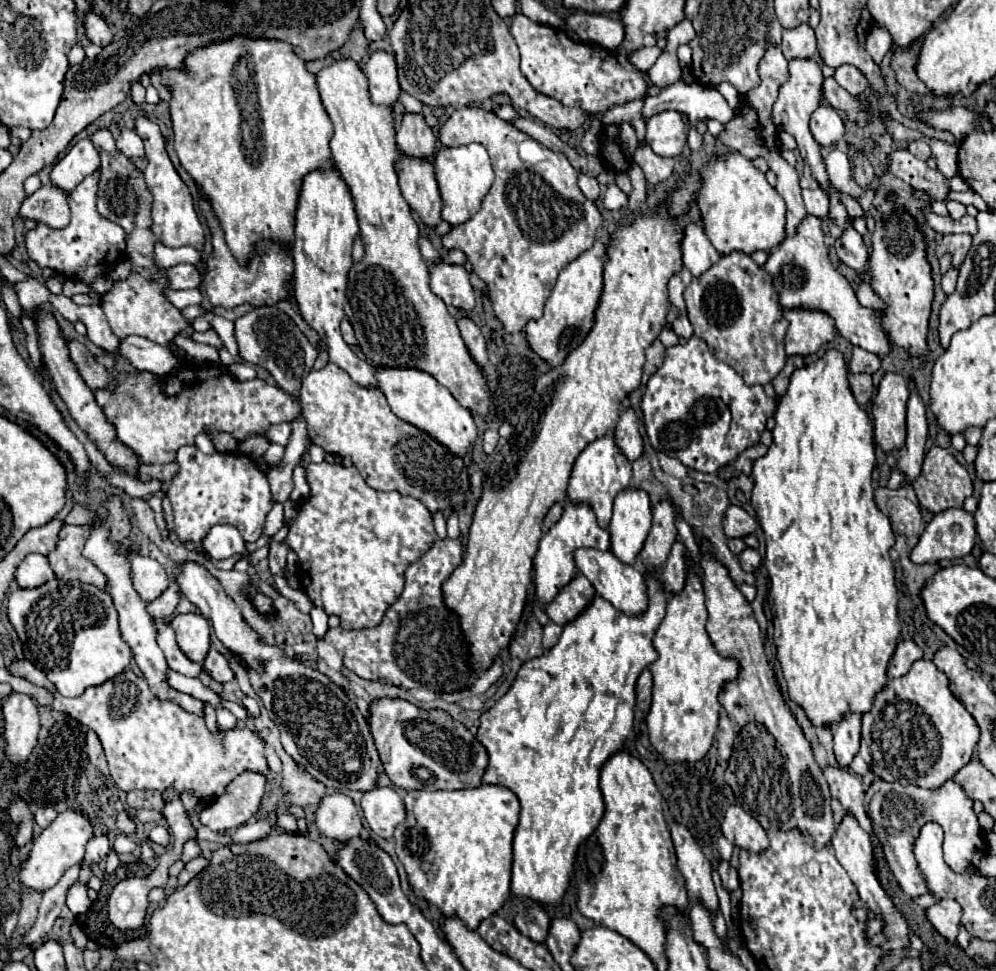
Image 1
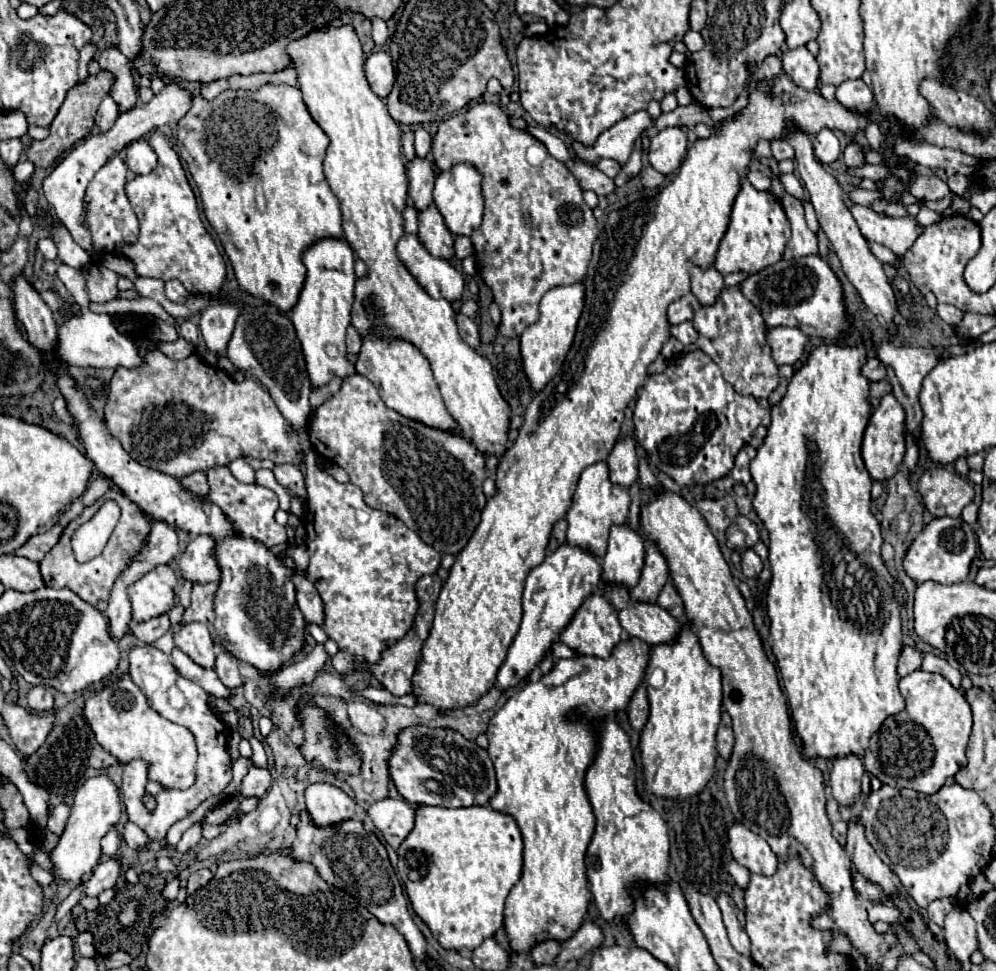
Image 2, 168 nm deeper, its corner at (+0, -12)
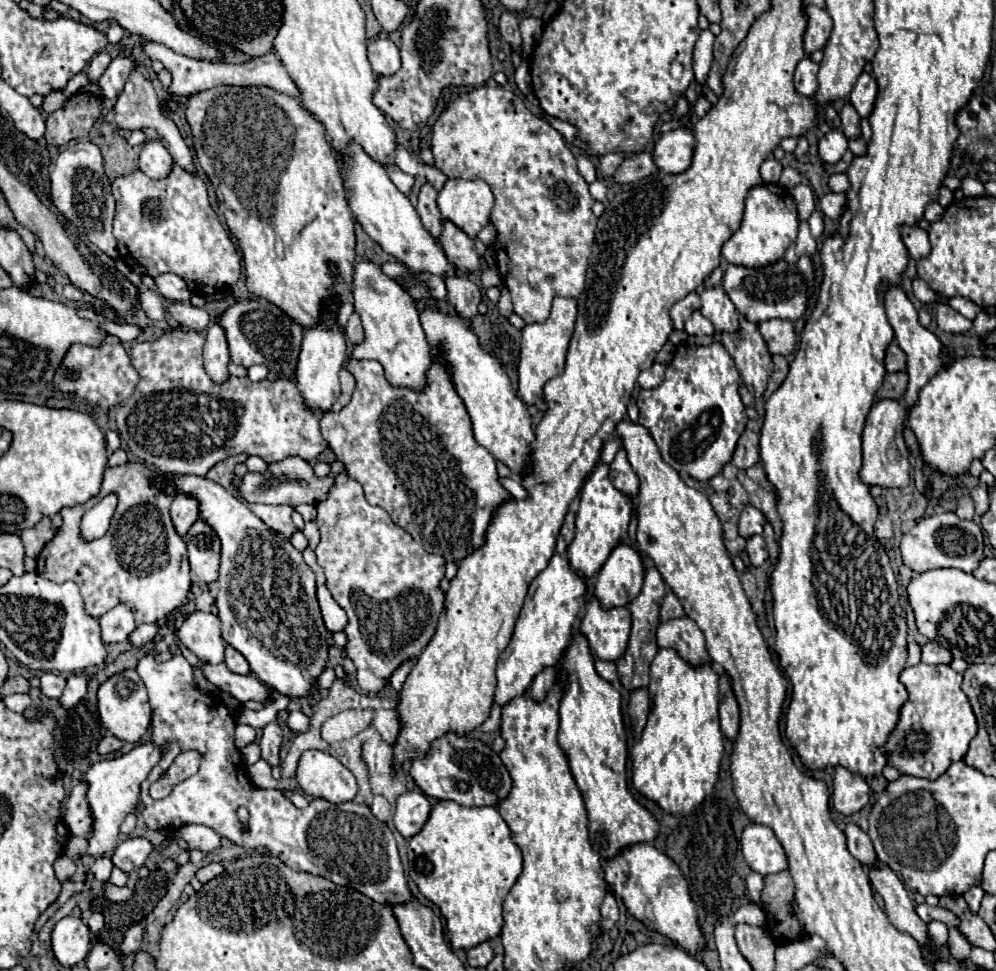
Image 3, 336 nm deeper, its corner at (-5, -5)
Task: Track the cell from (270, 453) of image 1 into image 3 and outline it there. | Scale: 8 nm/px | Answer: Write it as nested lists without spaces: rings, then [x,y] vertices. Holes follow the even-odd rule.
[[[288,456],[280,462],[272,462],[268,464],[268,472],[266,474],[256,474],[256,472],[246,472],[246,476],[242,478],[242,484],[238,486],[238,496],[242,496],[248,504],[286,504],[296,508],[298,504],[318,504],[318,500],[326,500],[332,484],[334,484],[334,476],[338,476],[342,472],[342,466],[338,462],[332,464],[330,474],[320,478],[314,474],[314,468],[298,458],[298,456]]]

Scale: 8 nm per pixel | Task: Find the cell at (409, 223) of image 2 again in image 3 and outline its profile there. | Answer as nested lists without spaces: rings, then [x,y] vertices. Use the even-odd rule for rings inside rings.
[[[386,164],[386,172],[388,172],[390,180],[394,182],[394,186],[396,186],[400,192],[408,194],[408,192],[412,190],[412,184],[414,184],[414,176],[410,176],[410,174],[402,172],[402,170],[400,170],[396,164]]]

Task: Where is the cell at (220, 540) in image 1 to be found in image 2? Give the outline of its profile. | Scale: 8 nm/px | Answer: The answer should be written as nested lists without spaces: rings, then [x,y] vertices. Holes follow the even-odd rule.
[[[199,535],[195,537],[185,553],[181,555],[179,561],[181,573],[189,581],[199,581],[199,583],[209,583],[209,581],[219,581],[221,579],[221,569],[217,563],[217,553],[215,553],[215,539],[209,535]]]

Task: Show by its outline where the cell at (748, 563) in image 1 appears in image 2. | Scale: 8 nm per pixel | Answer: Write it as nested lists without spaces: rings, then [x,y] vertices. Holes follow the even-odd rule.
[[[749,549],[749,551],[745,551],[745,553],[743,553],[741,567],[743,567],[743,575],[745,575],[745,577],[755,579],[755,577],[761,573],[763,563],[761,563],[759,555],[755,555],[755,551],[753,551],[753,549]]]

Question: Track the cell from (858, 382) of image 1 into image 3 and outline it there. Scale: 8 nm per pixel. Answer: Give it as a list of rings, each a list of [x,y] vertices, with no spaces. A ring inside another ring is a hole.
[[[896,372],[896,374],[886,374],[882,388],[878,390],[880,400],[902,400],[904,392],[908,386],[908,374],[906,372]]]

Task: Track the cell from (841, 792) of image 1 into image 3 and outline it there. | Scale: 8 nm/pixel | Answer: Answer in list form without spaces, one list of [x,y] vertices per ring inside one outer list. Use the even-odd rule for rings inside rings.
[[[882,862],[876,866],[868,868],[872,888],[884,898],[886,902],[886,914],[890,922],[900,930],[910,934],[920,948],[926,946],[928,942],[928,932],[926,932],[926,922],[920,920],[920,916],[914,910],[914,902],[908,896],[904,884],[900,878]]]

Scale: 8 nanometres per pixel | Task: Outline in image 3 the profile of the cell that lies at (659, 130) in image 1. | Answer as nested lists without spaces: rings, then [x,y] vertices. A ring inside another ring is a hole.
[[[686,128],[670,130],[662,134],[662,138],[656,142],[654,162],[666,174],[682,174],[692,164],[694,146],[696,146],[696,140],[690,130]]]

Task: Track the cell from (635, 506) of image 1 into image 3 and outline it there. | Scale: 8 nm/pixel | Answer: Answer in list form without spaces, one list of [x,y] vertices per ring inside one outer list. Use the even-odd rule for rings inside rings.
[[[624,542],[612,550],[610,558],[598,572],[594,592],[602,608],[610,610],[630,604],[630,600],[634,600],[642,590],[642,580],[642,558],[636,550],[630,548],[630,544]]]

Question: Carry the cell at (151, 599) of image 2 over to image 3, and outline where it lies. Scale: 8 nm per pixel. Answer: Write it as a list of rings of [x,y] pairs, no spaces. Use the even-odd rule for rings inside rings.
[[[142,462],[108,466],[102,488],[92,500],[102,500],[110,492],[116,492],[118,506],[110,530],[100,540],[83,542],[79,525],[86,505],[62,508],[62,526],[42,548],[36,560],[36,572],[56,584],[74,580],[80,586],[86,614],[96,620],[116,604],[126,604],[136,614],[136,624],[152,624],[184,606],[192,586],[190,564],[186,542],[174,532],[170,520],[170,504],[176,492],[164,490],[166,484],[166,476],[160,476]]]

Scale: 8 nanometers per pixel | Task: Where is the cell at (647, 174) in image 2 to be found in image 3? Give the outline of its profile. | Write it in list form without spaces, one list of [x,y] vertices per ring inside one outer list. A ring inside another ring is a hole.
[[[640,152],[638,156],[628,156],[620,166],[618,172],[614,174],[614,180],[618,184],[630,184],[636,182],[640,178],[646,178],[650,174],[654,174],[658,168],[652,160],[652,154],[648,152]]]

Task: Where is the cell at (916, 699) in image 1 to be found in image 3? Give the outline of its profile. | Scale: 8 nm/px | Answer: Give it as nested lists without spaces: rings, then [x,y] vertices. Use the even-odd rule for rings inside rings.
[[[920,662],[916,666],[904,668],[900,682],[906,686],[910,698],[902,708],[900,722],[884,746],[884,752],[890,754],[890,764],[902,774],[936,780],[950,768],[950,764],[964,758],[968,744],[978,730],[972,706],[962,692],[962,674],[958,674],[948,664],[930,666]],[[926,760],[934,764],[930,774],[922,770]]]

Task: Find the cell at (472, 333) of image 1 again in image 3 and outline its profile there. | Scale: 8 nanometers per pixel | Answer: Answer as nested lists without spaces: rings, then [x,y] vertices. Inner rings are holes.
[[[456,274],[446,278],[446,286],[448,286],[448,302],[454,304],[454,308],[464,320],[472,320],[478,314],[482,290],[466,276],[456,276]]]

